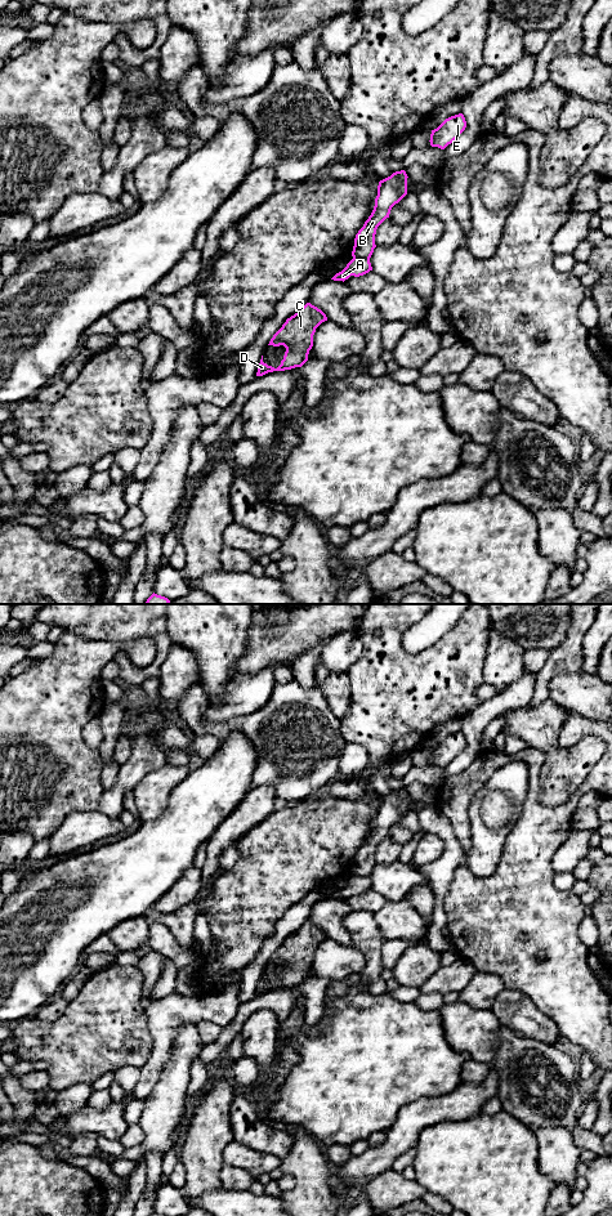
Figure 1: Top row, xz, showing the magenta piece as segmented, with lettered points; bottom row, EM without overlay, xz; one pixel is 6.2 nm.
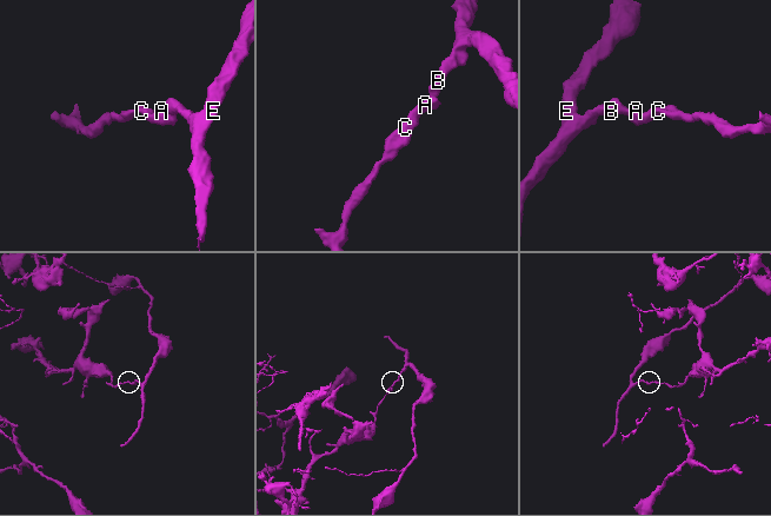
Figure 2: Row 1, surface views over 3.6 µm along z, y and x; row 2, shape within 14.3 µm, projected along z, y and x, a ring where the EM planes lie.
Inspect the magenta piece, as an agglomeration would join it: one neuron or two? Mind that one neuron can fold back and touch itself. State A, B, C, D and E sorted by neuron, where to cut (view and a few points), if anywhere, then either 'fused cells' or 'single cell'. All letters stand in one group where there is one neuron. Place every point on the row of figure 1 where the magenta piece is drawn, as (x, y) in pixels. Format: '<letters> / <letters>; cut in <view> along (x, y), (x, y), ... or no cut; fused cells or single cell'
A C D / B E; cut in xz along (353, 256), (369, 259); fused cells

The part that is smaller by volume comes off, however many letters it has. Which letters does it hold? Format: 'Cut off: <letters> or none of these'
Cut off: B, E

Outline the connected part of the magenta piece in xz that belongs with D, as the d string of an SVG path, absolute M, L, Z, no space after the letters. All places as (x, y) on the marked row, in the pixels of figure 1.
M307 303L298 313L287 318L268 344L286 348L281 365L277 368L268 366L263 362L262 356L256 376L301 367L308 361L316 328L325 321L327 321L326 314L311 303Z

